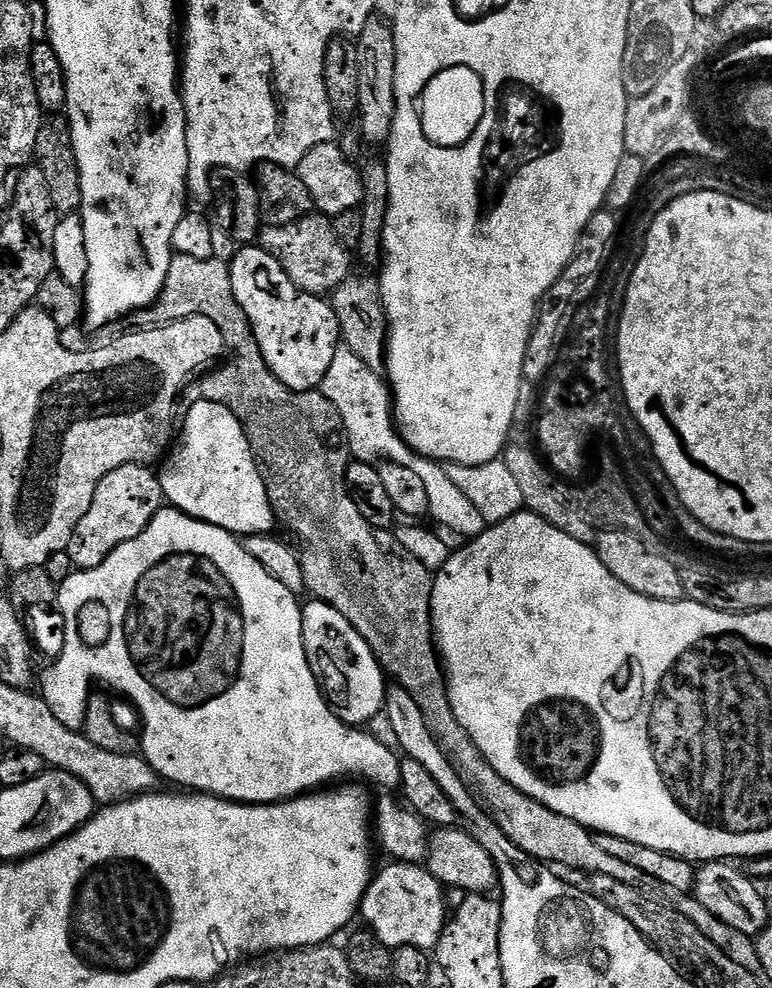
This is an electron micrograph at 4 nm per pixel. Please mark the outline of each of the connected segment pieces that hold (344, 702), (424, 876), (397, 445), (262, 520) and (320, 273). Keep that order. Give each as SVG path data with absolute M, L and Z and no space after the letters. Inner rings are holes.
M312 598L309 601L302 608L302 630L310 666L336 717L353 726L368 726L379 712L381 715L385 711L389 690L389 685L384 684L386 673L370 650L366 638L354 630L345 616L338 614L338 610L325 600Z
M389 863L389 868L379 871L378 879L373 881L364 896L362 920L369 924L371 935L375 936L385 948L395 950L402 946L418 946L425 950L435 949L446 931L444 919L448 908L444 905L445 885L436 872L423 863Z
M341 346L334 354L334 362L326 372L326 378L320 383L319 392L335 406L348 434L349 453L360 462L387 462L398 466L407 466L419 474L426 482L426 491L430 493L430 510L428 516L436 519L444 528L449 528L456 536L475 538L483 534L485 522L478 506L450 482L444 464L430 460L412 449L398 431L394 419L394 396L390 384L381 373L370 370L354 350Z
M198 400L191 406L184 422L184 441L171 449L164 472L159 473L165 501L195 520L218 526L237 538L271 533L278 517L242 422L218 402Z
M323 214L307 216L290 226L274 226L273 224L268 224L261 231L258 244L259 247L265 248L271 256L278 258L278 262L284 267L286 274L295 282L296 287L301 292L308 292L311 296L327 297L329 294L335 292L336 287L343 280L348 279L350 273L353 271L352 260L348 257L351 256L349 249L345 248L343 242L338 238L333 217Z

